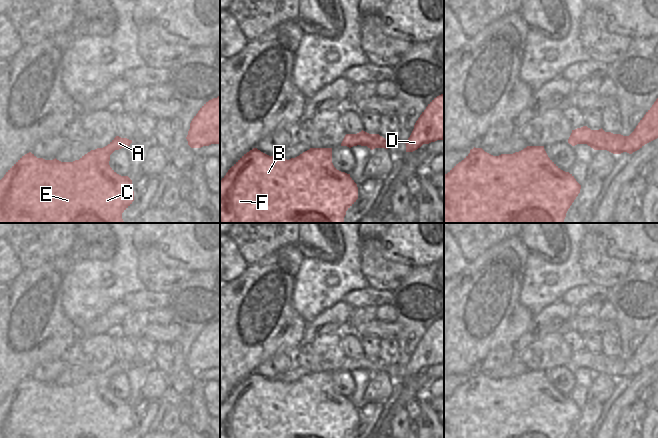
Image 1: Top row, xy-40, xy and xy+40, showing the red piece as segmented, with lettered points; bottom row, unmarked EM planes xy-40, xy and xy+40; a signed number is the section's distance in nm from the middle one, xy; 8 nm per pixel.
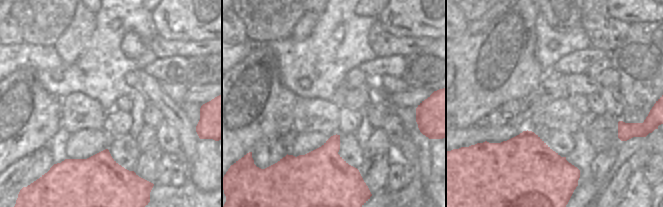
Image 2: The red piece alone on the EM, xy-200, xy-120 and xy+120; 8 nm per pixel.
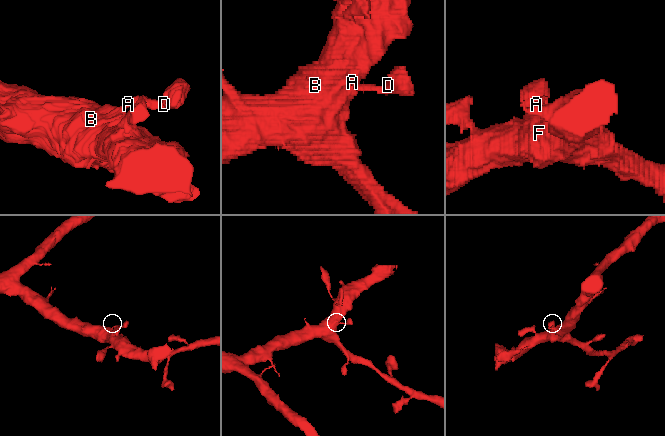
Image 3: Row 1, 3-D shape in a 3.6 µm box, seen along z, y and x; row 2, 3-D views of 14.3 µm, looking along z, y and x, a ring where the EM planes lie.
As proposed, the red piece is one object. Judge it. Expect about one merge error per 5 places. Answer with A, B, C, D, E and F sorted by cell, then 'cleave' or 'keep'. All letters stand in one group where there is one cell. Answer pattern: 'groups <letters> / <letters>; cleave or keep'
groups A B C D E F; keep

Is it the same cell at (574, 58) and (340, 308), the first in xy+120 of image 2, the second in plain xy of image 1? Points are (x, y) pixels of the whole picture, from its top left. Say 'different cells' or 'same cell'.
different cells

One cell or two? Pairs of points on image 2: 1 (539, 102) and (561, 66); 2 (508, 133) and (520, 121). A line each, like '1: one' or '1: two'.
1: two
2: two

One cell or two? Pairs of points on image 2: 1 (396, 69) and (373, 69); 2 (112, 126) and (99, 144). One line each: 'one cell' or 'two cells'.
1: one cell
2: two cells

